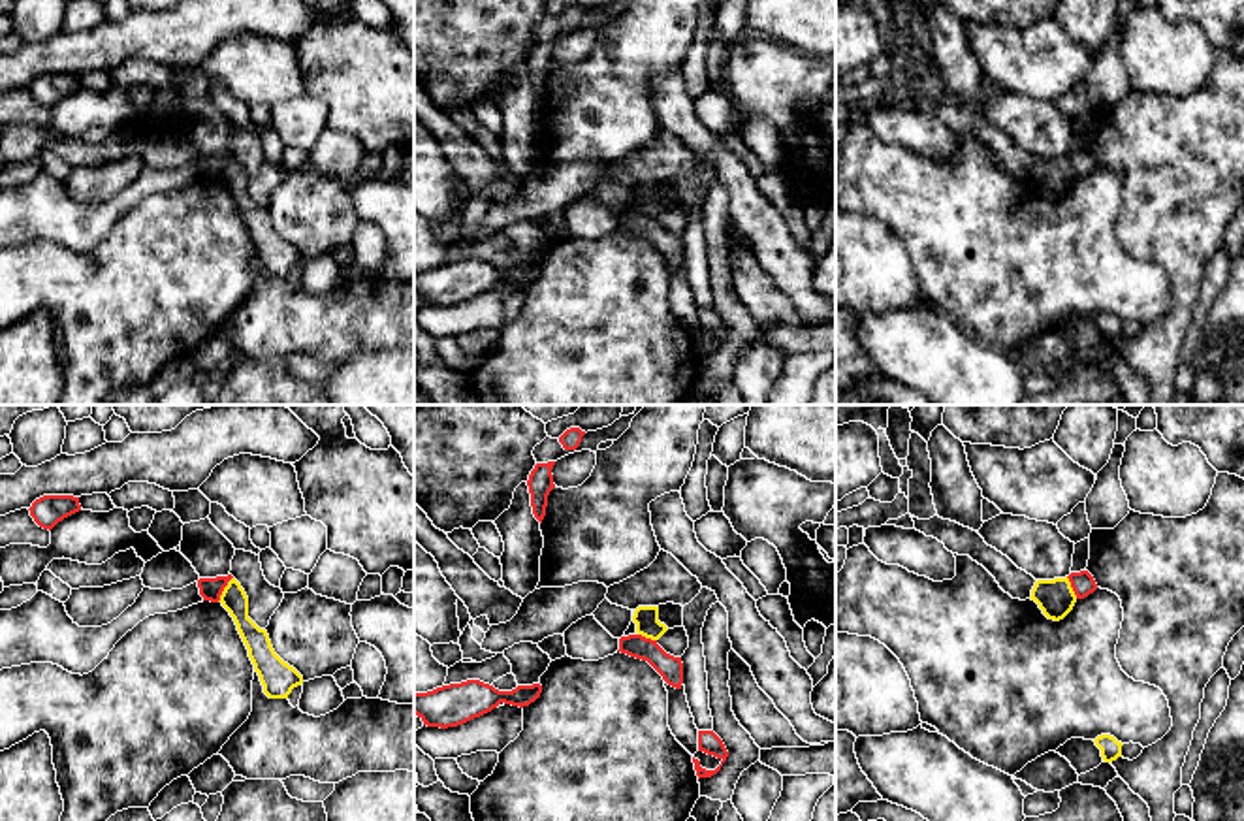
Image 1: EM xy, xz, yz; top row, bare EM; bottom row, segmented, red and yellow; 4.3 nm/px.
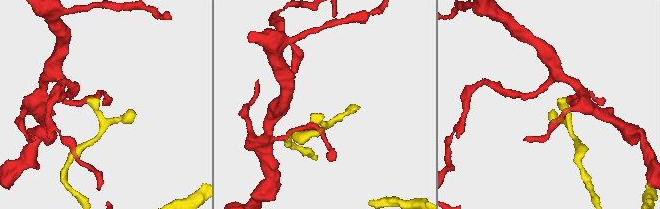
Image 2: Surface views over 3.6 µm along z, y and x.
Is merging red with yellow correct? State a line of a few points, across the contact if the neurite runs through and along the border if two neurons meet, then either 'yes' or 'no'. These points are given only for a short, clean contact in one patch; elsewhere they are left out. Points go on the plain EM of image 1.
line xy (232, 155), (217, 179); no

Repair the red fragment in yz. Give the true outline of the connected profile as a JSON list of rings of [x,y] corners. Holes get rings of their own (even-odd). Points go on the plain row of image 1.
[[[1088,149],[1071,151],[1067,156],[1071,160],[1077,177],[1084,177],[1097,168],[1097,162]]]

